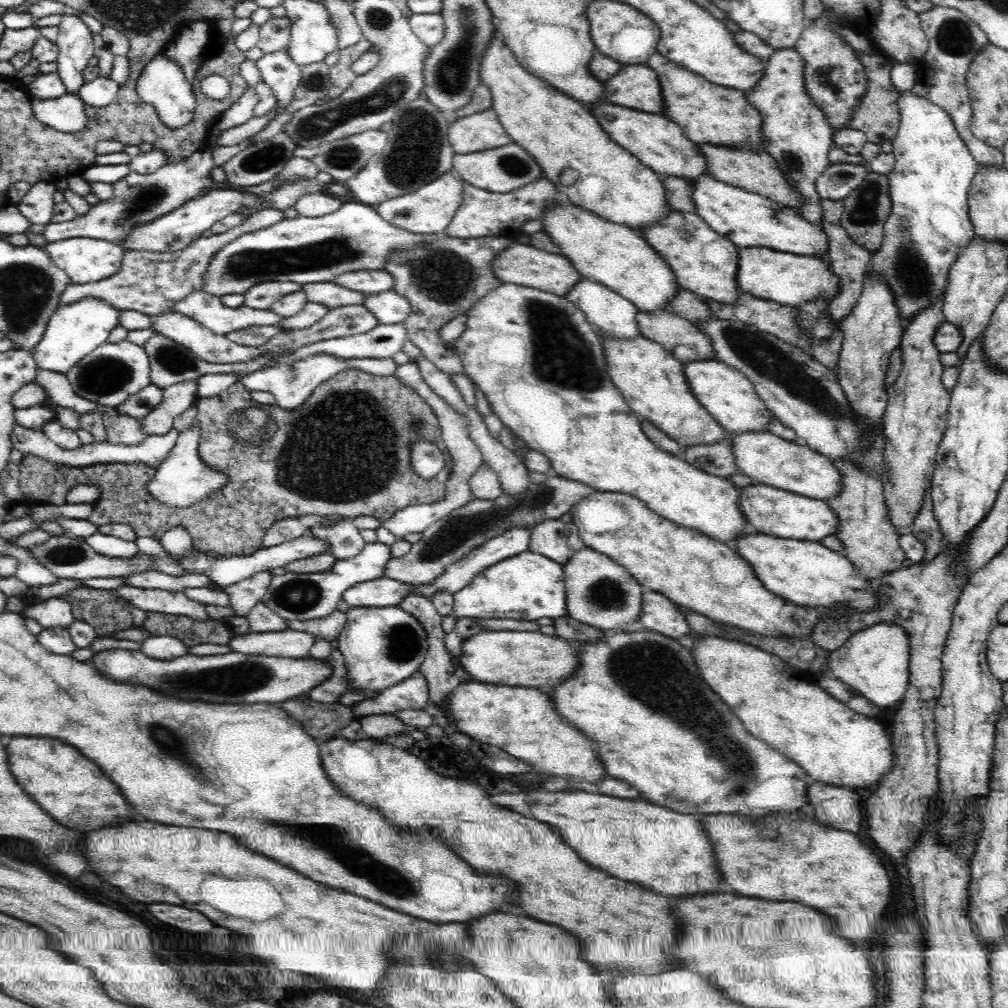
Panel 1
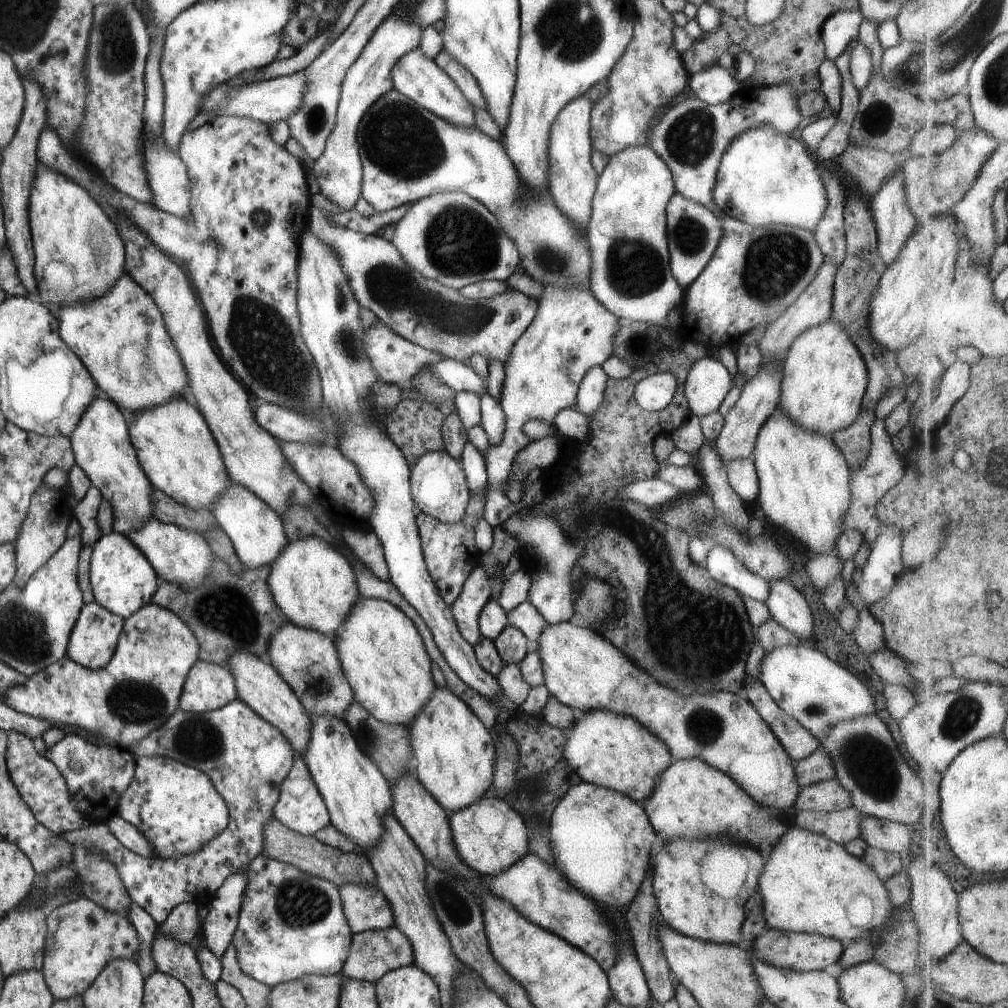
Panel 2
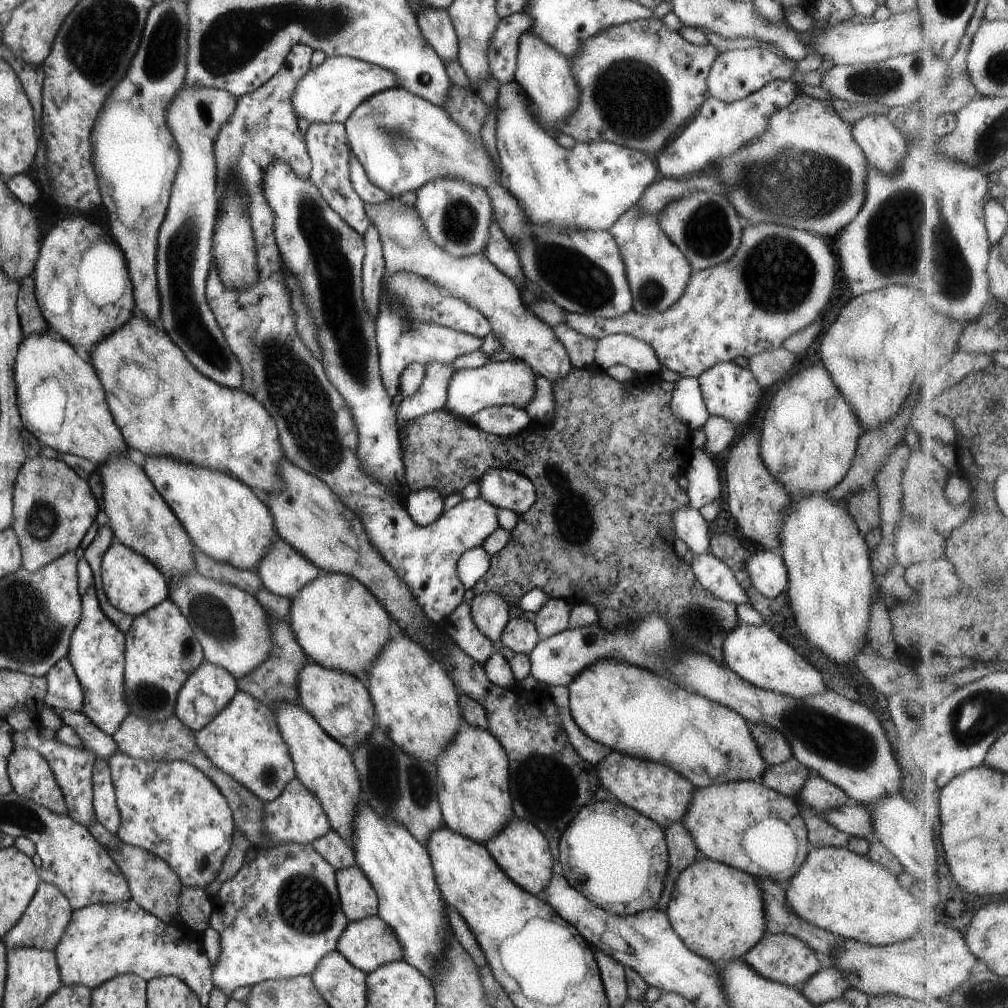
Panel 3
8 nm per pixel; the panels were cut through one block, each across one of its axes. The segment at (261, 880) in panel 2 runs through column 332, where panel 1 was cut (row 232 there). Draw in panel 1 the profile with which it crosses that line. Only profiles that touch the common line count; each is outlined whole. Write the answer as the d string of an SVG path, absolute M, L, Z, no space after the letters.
M904 90L898 94L896 107L900 120L897 134L891 140L891 154L895 158L895 166L887 175L893 205L892 214L886 219L882 244L871 253L866 275L878 275L890 287L895 296L898 314L906 325L916 312L928 306L930 300L938 298L938 294L947 288L952 262L956 260L958 252L966 248L966 244L975 236L968 216L967 195L968 186L979 165L956 130L950 114L937 104L914 94L911 90Z

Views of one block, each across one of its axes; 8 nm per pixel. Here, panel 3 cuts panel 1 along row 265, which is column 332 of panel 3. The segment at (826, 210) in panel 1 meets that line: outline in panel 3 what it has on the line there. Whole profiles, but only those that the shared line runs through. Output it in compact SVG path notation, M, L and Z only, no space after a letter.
M330 829L320 838L314 839L310 846L312 850L327 862L335 872L354 866L354 857L350 847L335 830Z

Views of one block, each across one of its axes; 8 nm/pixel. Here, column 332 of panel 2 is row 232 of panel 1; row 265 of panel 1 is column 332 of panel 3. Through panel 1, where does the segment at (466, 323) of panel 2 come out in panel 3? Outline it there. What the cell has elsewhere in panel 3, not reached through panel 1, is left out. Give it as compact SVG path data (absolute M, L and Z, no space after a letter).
M320 121L309 123L304 138L307 154L309 154L311 162L311 170L308 176L311 184L319 190L323 200L339 214L345 224L360 230L363 227L363 220L366 214L363 210L364 202L355 194L349 178L349 158L351 158L351 152L344 124Z

